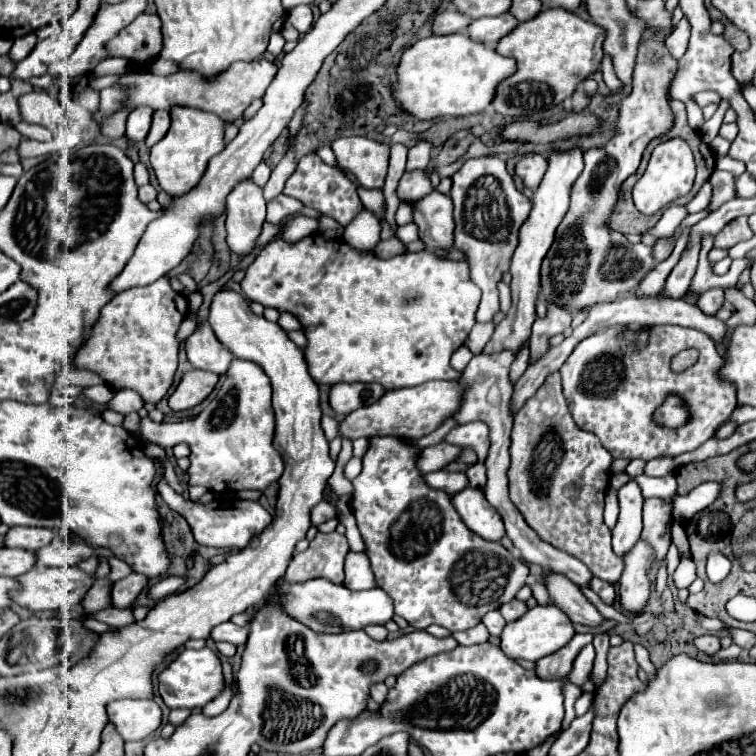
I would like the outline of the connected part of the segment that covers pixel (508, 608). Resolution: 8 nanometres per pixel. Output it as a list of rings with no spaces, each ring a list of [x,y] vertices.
[[[513,599],[513,601],[509,601],[509,603],[503,603],[503,605],[499,607],[499,613],[503,615],[503,619],[505,619],[507,623],[523,617],[525,611],[527,611],[527,605],[525,605],[523,601],[517,601],[517,599]]]

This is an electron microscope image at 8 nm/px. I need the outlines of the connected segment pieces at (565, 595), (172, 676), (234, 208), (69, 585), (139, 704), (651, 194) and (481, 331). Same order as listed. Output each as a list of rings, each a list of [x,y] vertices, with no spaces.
[[[545,571],[545,579],[551,599],[555,601],[555,605],[559,605],[559,609],[567,613],[567,617],[573,623],[599,627],[605,621],[605,617],[597,611],[597,607],[591,601],[585,599],[585,595],[579,591],[579,587],[573,581],[549,571]]]
[[[183,649],[177,659],[173,659],[161,673],[159,673],[159,695],[169,709],[177,707],[203,707],[211,699],[215,699],[223,691],[223,671],[219,657],[209,649]]]
[[[245,179],[227,195],[227,245],[237,255],[249,255],[265,223],[261,189]]]
[[[35,567],[29,573],[17,577],[17,581],[23,589],[13,595],[15,603],[29,611],[71,611],[83,601],[87,589],[93,585],[91,575],[79,567]]]
[[[119,699],[107,705],[109,721],[125,741],[141,741],[161,725],[161,709],[153,699]]]
[[[676,137],[660,143],[659,147],[655,147],[655,151],[651,155],[651,161],[647,165],[647,171],[643,173],[643,177],[633,187],[635,207],[643,215],[657,213],[661,207],[669,205],[677,197],[687,195],[691,191],[691,187],[693,187],[695,176],[696,164],[694,156],[685,140]]]
[[[477,323],[477,325],[471,329],[465,345],[469,347],[469,351],[471,351],[473,355],[477,355],[477,353],[483,351],[483,345],[487,345],[487,341],[491,339],[491,335],[493,335],[493,323],[485,323],[485,325],[479,325],[479,323]]]

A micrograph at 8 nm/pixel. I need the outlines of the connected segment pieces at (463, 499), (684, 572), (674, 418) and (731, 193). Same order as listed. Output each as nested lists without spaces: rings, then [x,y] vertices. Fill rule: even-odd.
[[[467,487],[459,491],[457,495],[453,495],[453,505],[463,523],[485,541],[499,543],[505,537],[503,519],[499,517],[497,509],[491,507],[489,501],[483,497],[481,489]]]
[[[687,555],[679,561],[679,567],[675,571],[675,585],[677,585],[677,589],[683,589],[683,587],[689,587],[695,579],[697,579],[697,571],[695,571],[693,561]]]
[[[667,397],[665,403],[655,411],[655,421],[665,427],[679,427],[689,419],[687,407],[677,397]]]
[[[713,171],[711,185],[713,185],[713,199],[709,203],[711,211],[735,197],[735,175],[733,173],[729,173],[729,171]]]

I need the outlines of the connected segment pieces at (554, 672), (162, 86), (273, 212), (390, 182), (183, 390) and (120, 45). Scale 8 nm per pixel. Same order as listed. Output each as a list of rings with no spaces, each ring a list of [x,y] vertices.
[[[577,633],[563,649],[539,659],[535,663],[535,673],[541,679],[565,679],[571,671],[571,665],[579,651],[593,641],[591,633]]]
[[[255,59],[249,63],[233,63],[229,67],[229,71],[221,73],[219,77],[213,77],[211,81],[203,81],[199,75],[187,73],[187,71],[177,71],[167,77],[159,77],[153,73],[127,73],[125,77],[121,77],[117,81],[119,85],[131,87],[127,93],[127,107],[123,107],[115,115],[107,117],[107,121],[101,125],[101,133],[105,137],[123,137],[127,113],[131,109],[135,109],[135,105],[147,105],[151,109],[167,109],[167,111],[175,105],[183,105],[183,107],[193,107],[193,109],[215,113],[225,123],[231,123],[243,115],[243,111],[251,105],[253,99],[263,97],[265,89],[269,87],[269,83],[275,77],[275,73],[277,73],[277,65],[269,59]]]
[[[277,195],[275,199],[267,201],[267,221],[269,223],[275,223],[279,225],[283,217],[291,215],[291,213],[297,213],[303,209],[303,203],[293,199],[293,197],[287,197],[287,195]]]
[[[395,144],[390,148],[389,167],[383,192],[387,206],[385,220],[393,229],[397,229],[395,213],[400,204],[396,189],[406,169],[407,154],[408,148],[402,144]]]
[[[193,369],[185,373],[179,387],[169,397],[169,407],[173,411],[183,411],[183,409],[191,409],[199,405],[213,391],[217,381],[219,381],[219,375],[209,373],[209,371]]]
[[[143,13],[107,43],[111,57],[125,57],[131,65],[147,67],[161,51],[161,25],[157,15]]]

